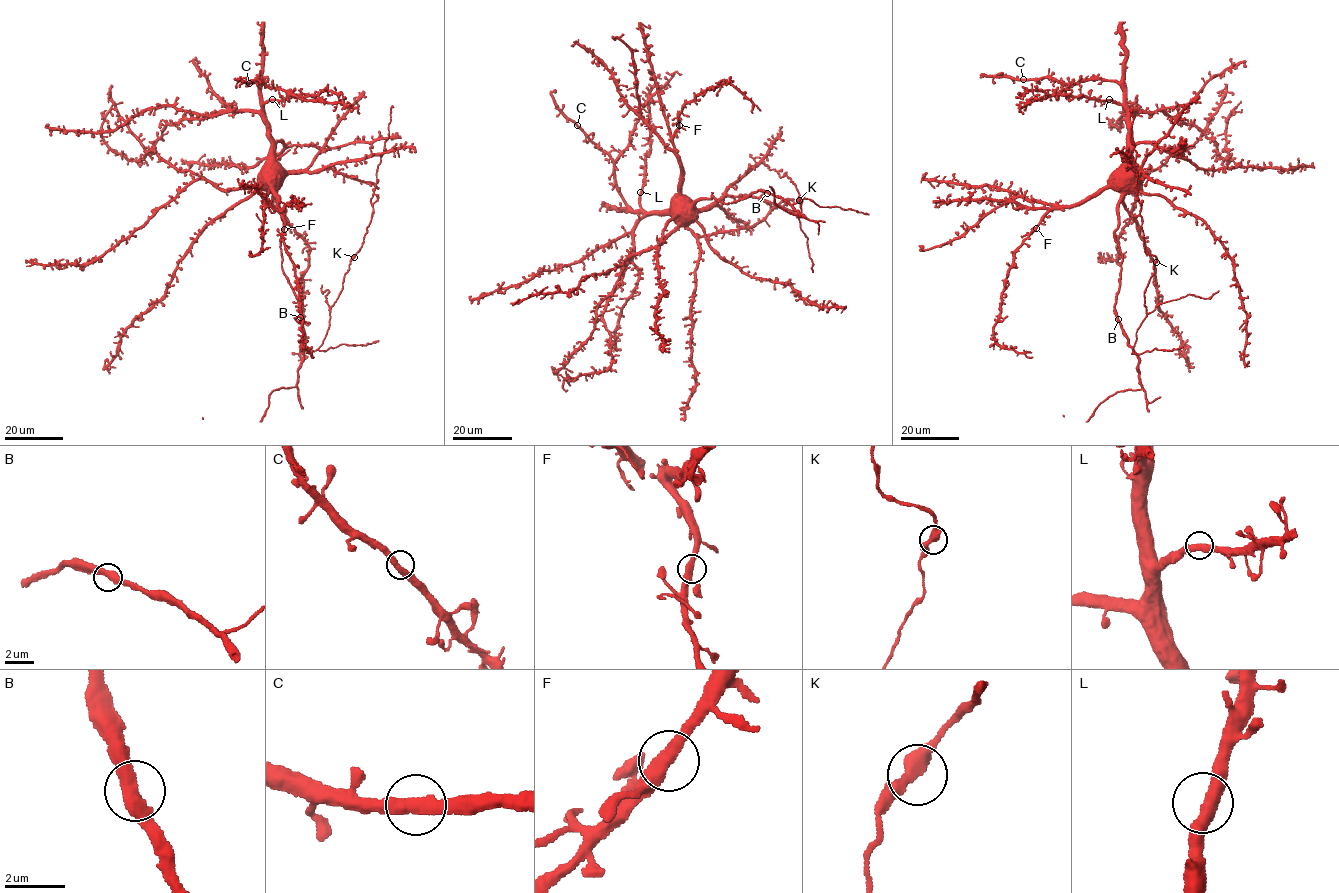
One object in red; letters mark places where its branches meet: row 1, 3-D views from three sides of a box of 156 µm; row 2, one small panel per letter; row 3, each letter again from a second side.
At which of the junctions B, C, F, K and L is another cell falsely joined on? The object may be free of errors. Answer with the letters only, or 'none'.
none

